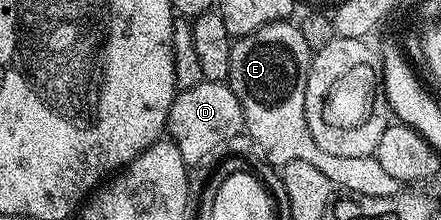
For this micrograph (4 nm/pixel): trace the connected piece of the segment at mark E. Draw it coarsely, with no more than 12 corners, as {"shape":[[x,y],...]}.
{"shape":[[291,21],[235,39],[227,84],[267,162],[394,196],[375,156],[323,151],[306,124],[313,51]]}

